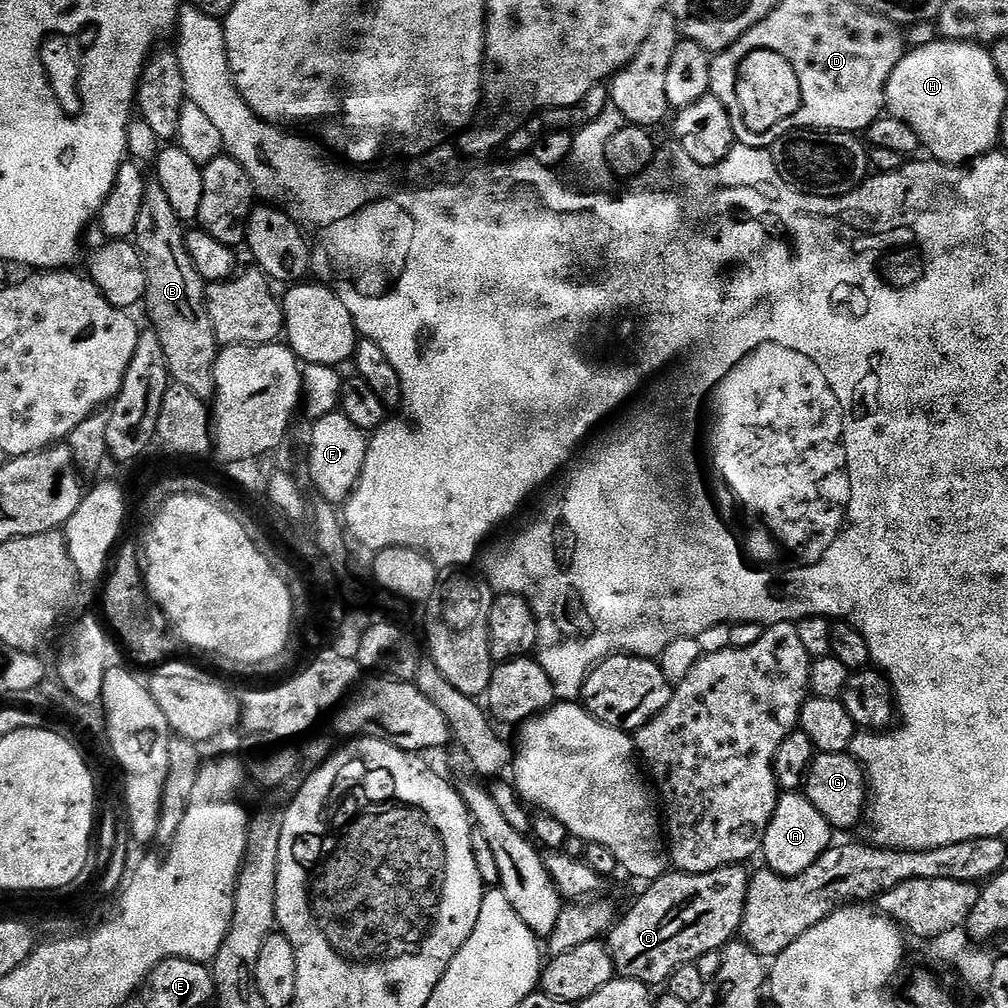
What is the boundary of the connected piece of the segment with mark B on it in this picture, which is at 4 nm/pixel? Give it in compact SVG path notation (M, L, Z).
M149 182L146 198L142 198L142 211L138 214L134 237L134 247L146 274L142 304L148 307L148 316L152 319L151 331L156 332L158 342L162 342L169 377L208 402L216 394L214 366L218 345L214 326L210 326L210 314L206 314L206 281L198 274L186 250L185 235L185 225L178 214L174 214L162 186Z

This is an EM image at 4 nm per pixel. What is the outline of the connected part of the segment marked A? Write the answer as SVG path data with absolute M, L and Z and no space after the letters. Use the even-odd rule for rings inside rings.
M803 791L786 792L776 803L774 818L766 830L762 849L763 863L780 876L797 876L805 872L809 866L814 866L814 862L822 858L822 854L833 840L834 829L826 822L826 818L822 818L822 814L818 814L818 810L814 810Z

